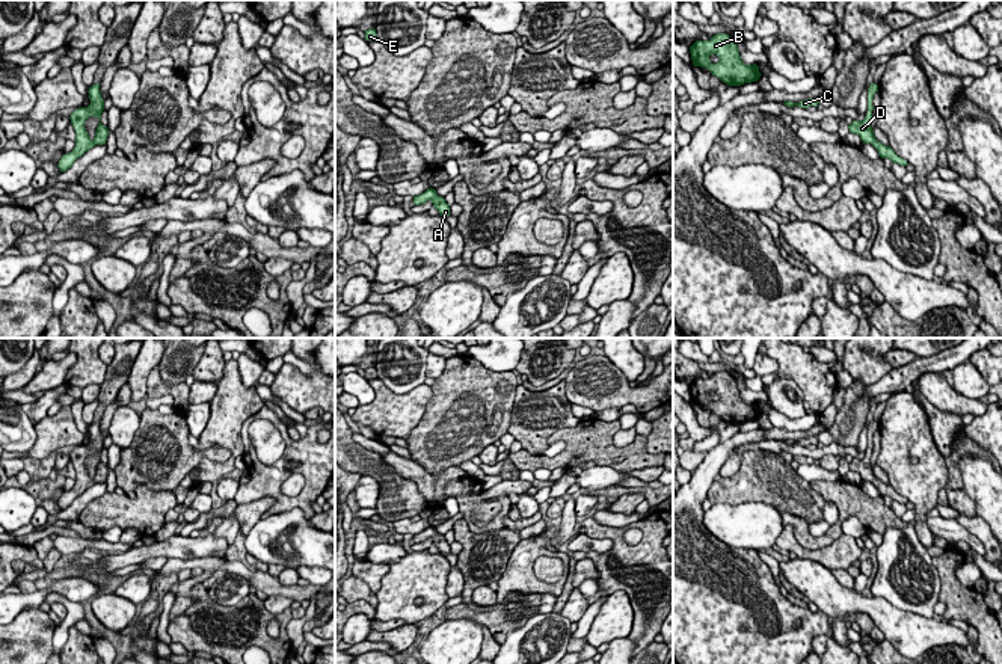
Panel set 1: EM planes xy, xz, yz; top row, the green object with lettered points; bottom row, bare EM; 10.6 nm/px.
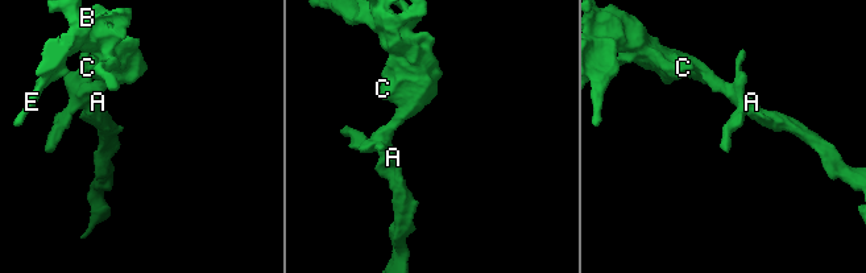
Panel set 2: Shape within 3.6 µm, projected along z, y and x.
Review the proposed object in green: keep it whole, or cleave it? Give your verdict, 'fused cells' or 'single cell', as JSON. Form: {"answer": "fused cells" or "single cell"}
{"answer": "single cell"}

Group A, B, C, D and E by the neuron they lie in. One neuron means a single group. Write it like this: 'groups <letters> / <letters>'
groups A B C D E

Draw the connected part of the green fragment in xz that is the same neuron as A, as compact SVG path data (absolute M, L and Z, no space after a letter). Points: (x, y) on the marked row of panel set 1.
M432 187L427 189L424 193L413 196L413 205L421 205L421 204L426 204L427 201L430 201L433 207L439 211L439 216L442 217L450 216L450 205Z

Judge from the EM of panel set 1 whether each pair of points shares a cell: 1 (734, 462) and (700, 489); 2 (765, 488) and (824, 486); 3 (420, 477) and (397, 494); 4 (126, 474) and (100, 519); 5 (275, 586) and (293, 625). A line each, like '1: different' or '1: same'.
1: different
2: different
3: different
4: different
5: different

